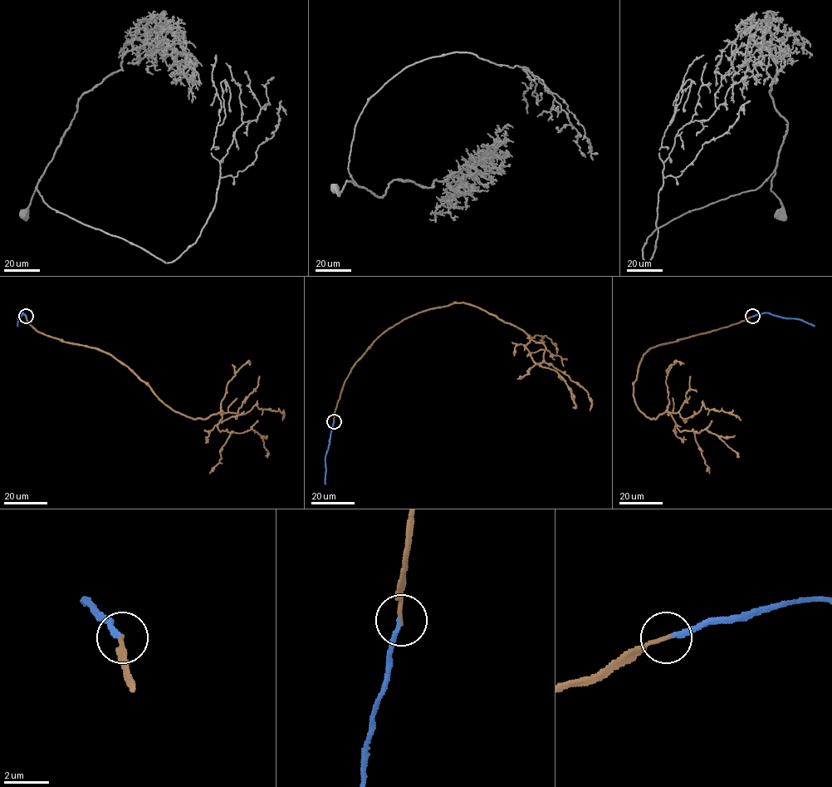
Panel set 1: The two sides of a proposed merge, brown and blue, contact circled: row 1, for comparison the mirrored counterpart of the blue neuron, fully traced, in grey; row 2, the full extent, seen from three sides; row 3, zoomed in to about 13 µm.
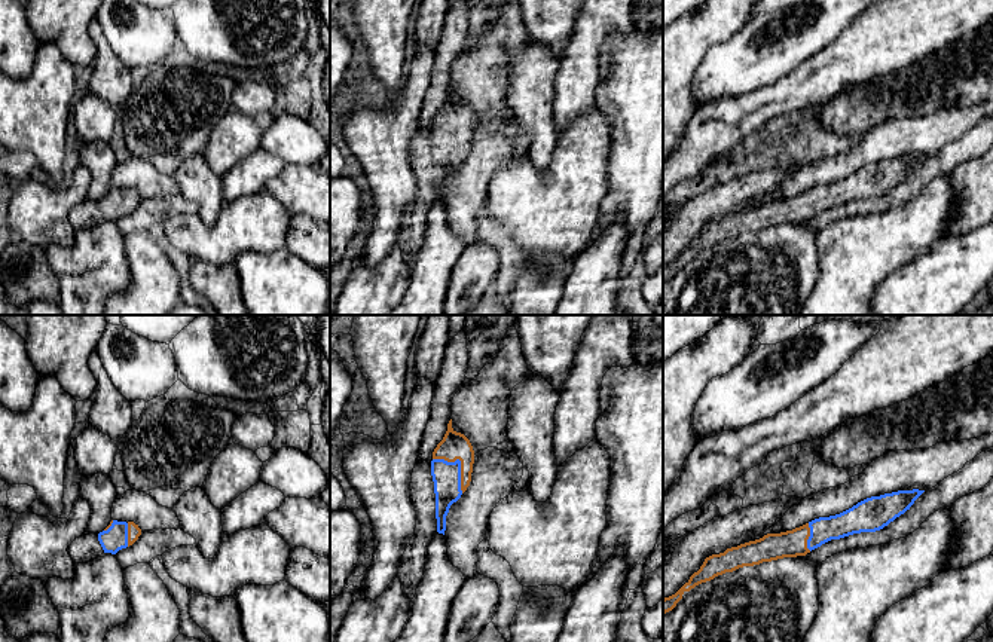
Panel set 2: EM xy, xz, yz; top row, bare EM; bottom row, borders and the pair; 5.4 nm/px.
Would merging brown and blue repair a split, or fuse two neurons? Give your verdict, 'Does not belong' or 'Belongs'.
Belongs

